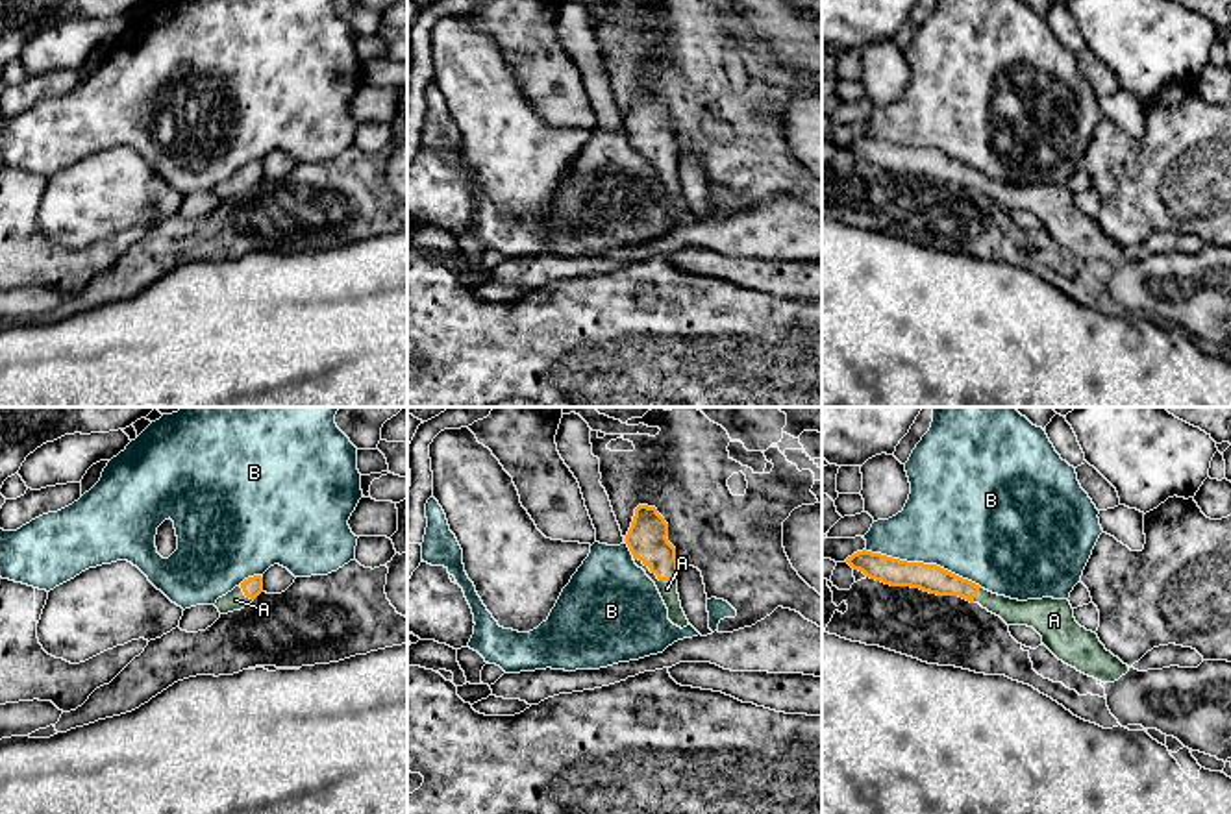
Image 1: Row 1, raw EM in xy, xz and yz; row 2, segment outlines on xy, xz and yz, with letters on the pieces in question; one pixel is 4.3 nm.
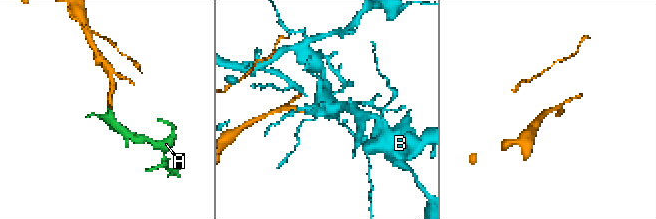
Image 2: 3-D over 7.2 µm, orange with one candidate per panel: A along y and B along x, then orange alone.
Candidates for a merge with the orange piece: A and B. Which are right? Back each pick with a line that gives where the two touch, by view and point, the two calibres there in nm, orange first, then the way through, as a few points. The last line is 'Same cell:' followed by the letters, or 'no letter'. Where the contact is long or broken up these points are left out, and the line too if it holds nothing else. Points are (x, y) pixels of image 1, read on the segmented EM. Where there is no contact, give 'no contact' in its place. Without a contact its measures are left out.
A: xz (656, 574) | 180/80 nm | across xz (646, 539), (656, 555), (656, 574), (667, 589)
Same cell: A

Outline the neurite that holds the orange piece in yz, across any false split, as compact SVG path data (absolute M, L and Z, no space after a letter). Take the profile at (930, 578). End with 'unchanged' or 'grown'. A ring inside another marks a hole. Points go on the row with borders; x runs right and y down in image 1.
M866 549L853 553L846 562L885 585L920 588L937 596L959 596L979 603L1007 625L1033 627L1059 660L1101 683L1114 683L1129 672L1127 664L1105 649L1096 633L1076 622L1068 599L1018 601L992 594L937 564L907 562Z; grown

